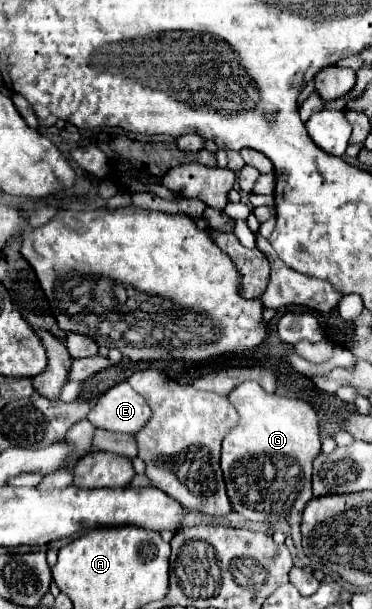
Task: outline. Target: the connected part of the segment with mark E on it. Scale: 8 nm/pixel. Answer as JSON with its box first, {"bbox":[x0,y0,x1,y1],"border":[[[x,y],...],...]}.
{"bbox":[88,382,150,434],"border":[[[120,382],[104,392],[98,400],[98,406],[94,406],[94,410],[88,414],[88,420],[94,426],[128,434],[140,432],[150,418],[150,406],[128,382]]]}

